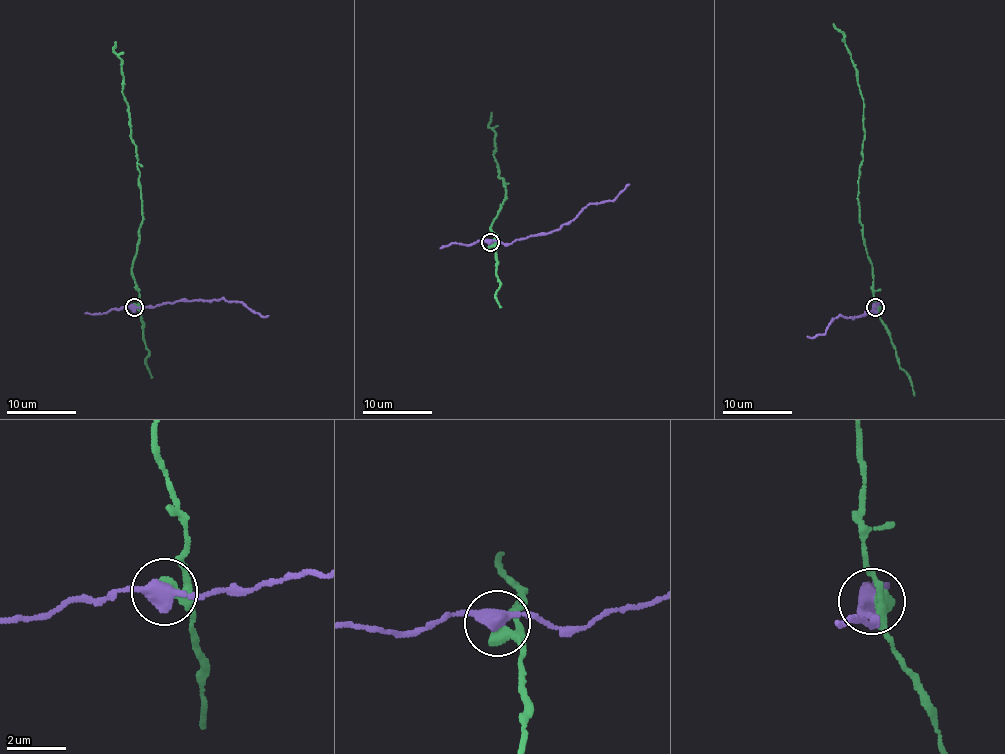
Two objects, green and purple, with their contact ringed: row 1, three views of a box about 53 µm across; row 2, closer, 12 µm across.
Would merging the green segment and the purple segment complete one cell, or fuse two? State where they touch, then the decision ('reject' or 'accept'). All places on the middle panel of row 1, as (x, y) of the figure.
(490, 242) | reject

